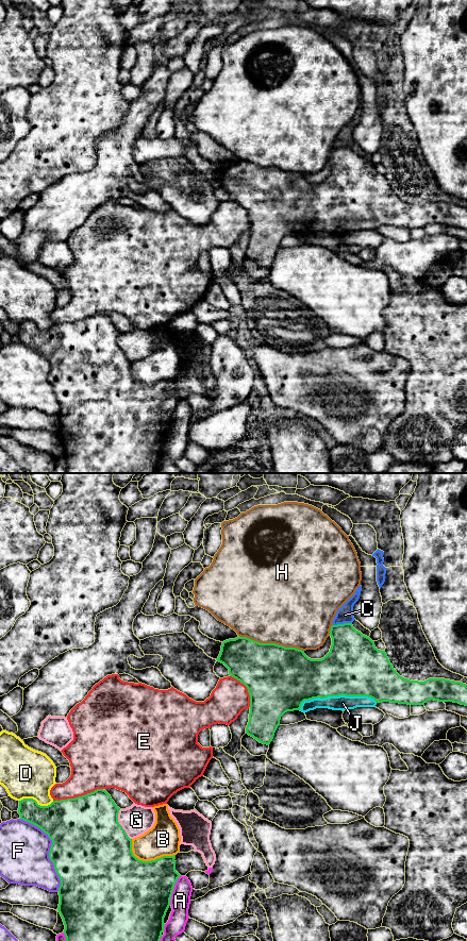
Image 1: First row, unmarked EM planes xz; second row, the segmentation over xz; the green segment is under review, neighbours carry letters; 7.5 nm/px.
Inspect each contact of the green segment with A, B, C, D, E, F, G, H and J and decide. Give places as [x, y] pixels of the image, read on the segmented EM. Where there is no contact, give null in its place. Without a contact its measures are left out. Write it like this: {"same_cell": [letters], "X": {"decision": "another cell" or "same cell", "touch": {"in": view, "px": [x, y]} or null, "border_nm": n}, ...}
{"same_cell": ["J"], "A": {"decision": "another cell", "touch": {"in": "xz", "px": [172, 890]}, "border_nm": 240}, "B": {"decision": "another cell", "touch": {"in": "xz", "px": [147, 861]}, "border_nm": 360}, "C": {"decision": "another cell", "touch": {"in": "xz", "px": [342, 624]}, "border_nm": 150}, "D": {"decision": "another cell", "touch": {"in": "xz", "px": [36, 802]}, "border_nm": 260}, "E": {"decision": "another cell", "touch": {"in": "xz", "px": [78, 796]}, "border_nm": 380}, "F": {"decision": "another cell", "touch": {"in": "xz", "px": [50, 850]}, "border_nm": 600}, "G": {"decision": "another cell", "touch": {"in": "xz", "px": [119, 824]}, "border_nm": 240}, "H": {"decision": "another cell", "touch": {"in": "xz", "px": [271, 643]}, "border_nm": 500}, "J": {"decision": "same cell", "touch": {"in": "xz", "px": [336, 695]}, "border_nm": 600}}

